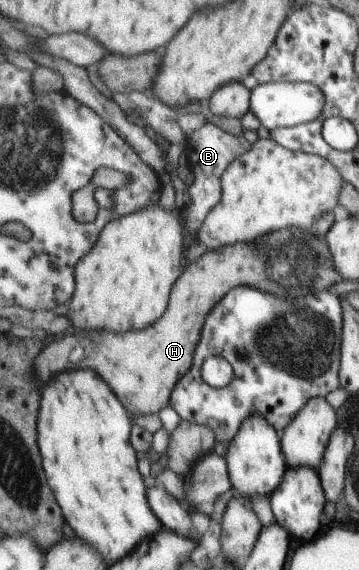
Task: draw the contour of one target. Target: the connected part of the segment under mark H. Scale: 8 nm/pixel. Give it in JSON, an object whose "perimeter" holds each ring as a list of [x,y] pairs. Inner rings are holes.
{"perimeter":[[[298,227],[262,235],[254,244],[240,243],[216,251],[207,250],[184,269],[183,276],[172,289],[167,312],[154,325],[124,335],[102,329],[76,332],[76,335],[74,331],[66,333],[63,339],[49,344],[36,357],[34,371],[48,381],[64,369],[96,369],[136,417],[159,414],[169,405],[176,384],[191,371],[208,316],[232,289],[250,284],[266,291],[272,289],[272,295],[277,297],[297,297],[330,289],[343,281],[332,263],[332,251],[326,238]]]}

